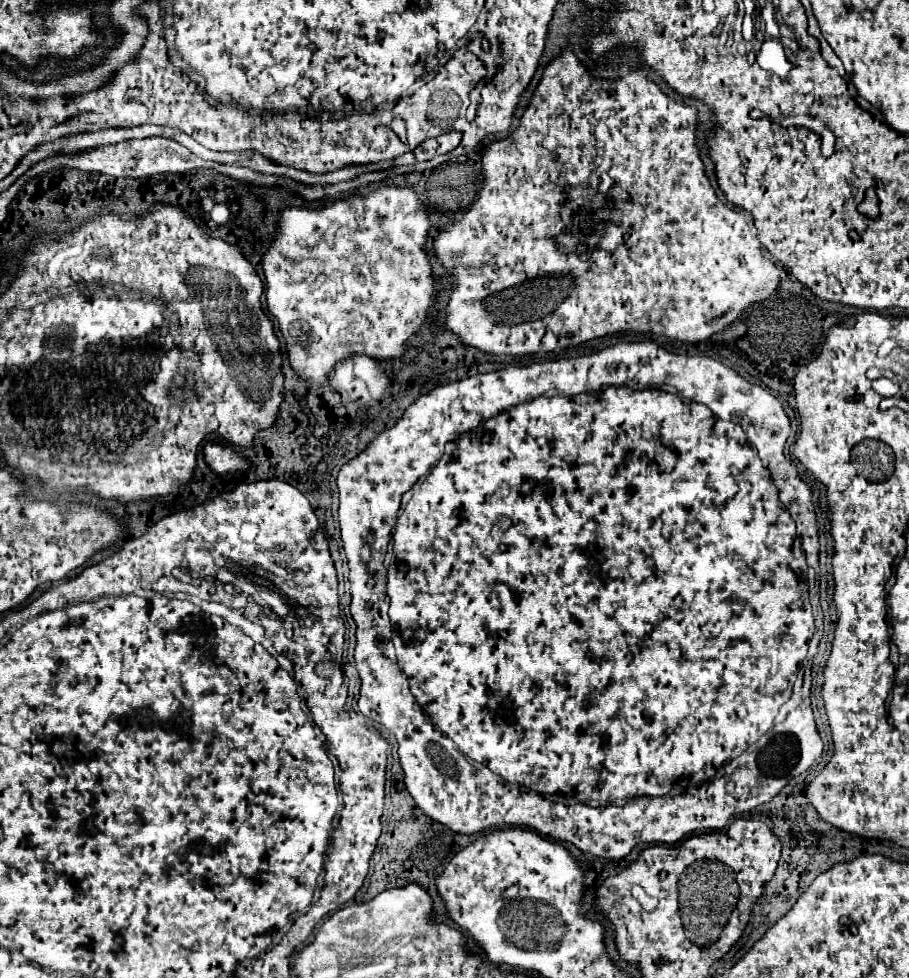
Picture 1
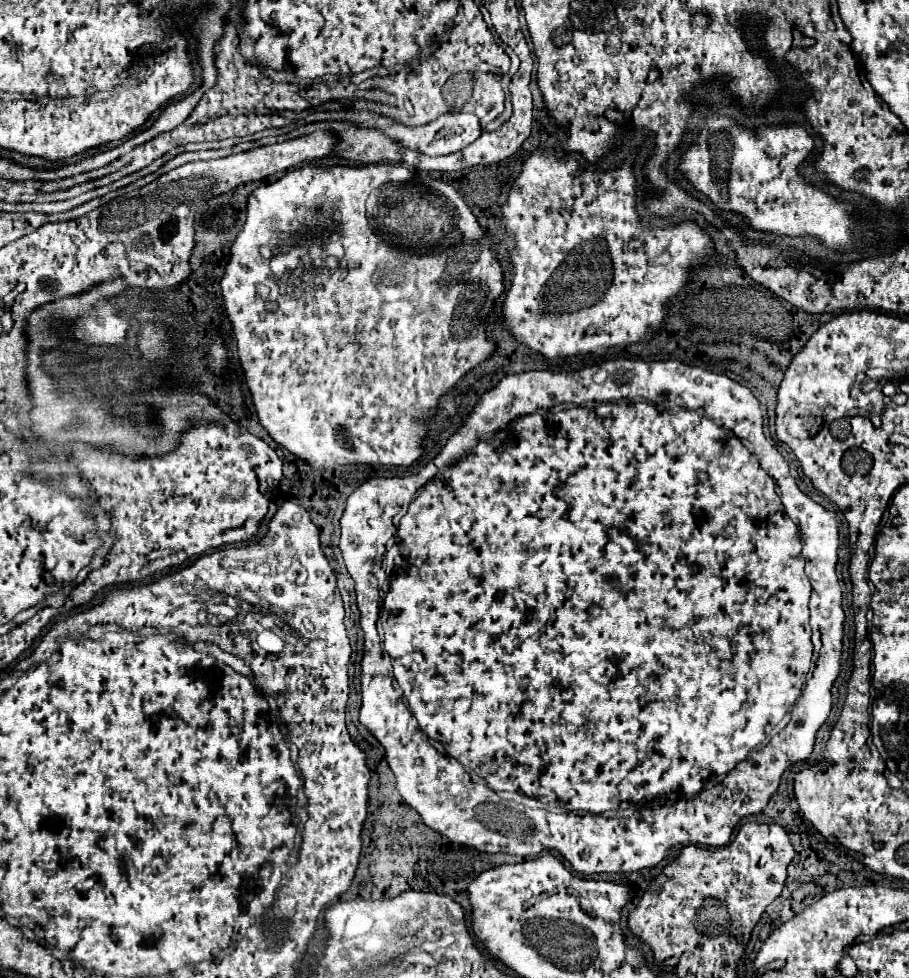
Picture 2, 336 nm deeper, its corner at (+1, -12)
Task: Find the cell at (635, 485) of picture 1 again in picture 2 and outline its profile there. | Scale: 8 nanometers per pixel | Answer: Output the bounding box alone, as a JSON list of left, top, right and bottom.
[340,357,844,876]

